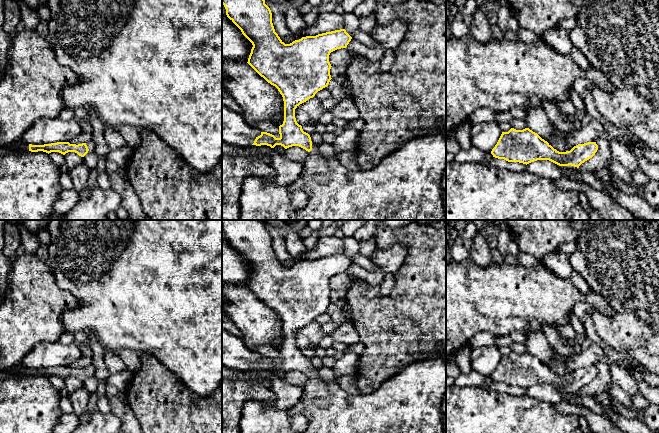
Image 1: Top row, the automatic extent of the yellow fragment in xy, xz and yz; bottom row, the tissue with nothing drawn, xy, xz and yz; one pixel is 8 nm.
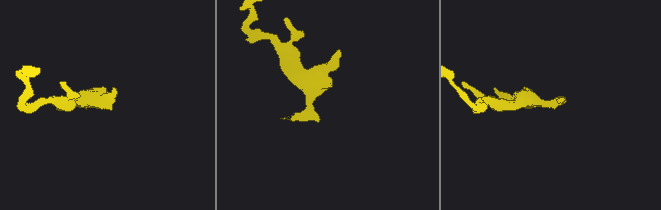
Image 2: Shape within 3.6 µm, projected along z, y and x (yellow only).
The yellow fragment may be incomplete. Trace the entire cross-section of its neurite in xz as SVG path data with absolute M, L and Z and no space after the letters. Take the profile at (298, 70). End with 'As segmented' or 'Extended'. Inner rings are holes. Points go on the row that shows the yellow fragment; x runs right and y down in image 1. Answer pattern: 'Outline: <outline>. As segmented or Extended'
Outline: M222 0L222 4L226 9L227 17L253 45L247 63L278 89L284 101L284 121L279 126L279 138L250 127L242 115L222 105L222 142L233 147L267 145L274 148L276 145L281 145L287 149L299 146L309 152L299 178L290 186L291 192L304 191L307 196L306 206L297 211L297 220L446 220L446 208L442 200L444 191L441 186L446 171L445 131L408 140L371 170L351 171L339 159L323 156L318 149L313 149L310 135L297 123L295 109L327 87L332 79L329 55L337 49L346 48L352 39L345 29L302 37L290 44L285 44L275 32L272 13L265 4L265 0Z. Extended

